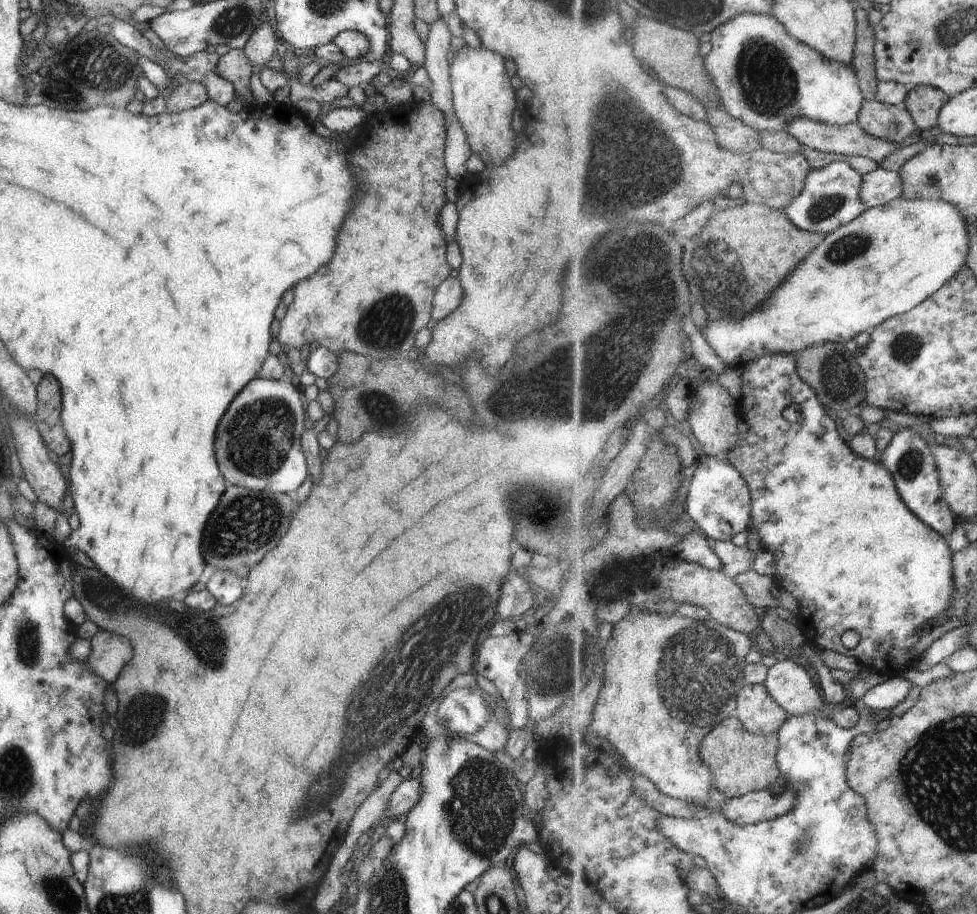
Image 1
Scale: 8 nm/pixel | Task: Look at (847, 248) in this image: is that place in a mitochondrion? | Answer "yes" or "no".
yes

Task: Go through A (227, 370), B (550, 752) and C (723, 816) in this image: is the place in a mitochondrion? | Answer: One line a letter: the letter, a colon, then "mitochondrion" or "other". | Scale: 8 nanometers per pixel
A: other
B: other
C: other

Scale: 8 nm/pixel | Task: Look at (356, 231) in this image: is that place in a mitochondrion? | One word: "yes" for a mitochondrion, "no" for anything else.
no

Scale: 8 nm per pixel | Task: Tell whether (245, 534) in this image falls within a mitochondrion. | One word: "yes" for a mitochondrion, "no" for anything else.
yes

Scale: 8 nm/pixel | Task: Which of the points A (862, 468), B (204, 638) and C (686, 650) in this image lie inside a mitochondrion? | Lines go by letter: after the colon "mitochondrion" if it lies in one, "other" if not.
A: other
B: mitochondrion
C: mitochondrion

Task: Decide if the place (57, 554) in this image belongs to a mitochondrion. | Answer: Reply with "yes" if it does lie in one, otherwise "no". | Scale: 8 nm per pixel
no

